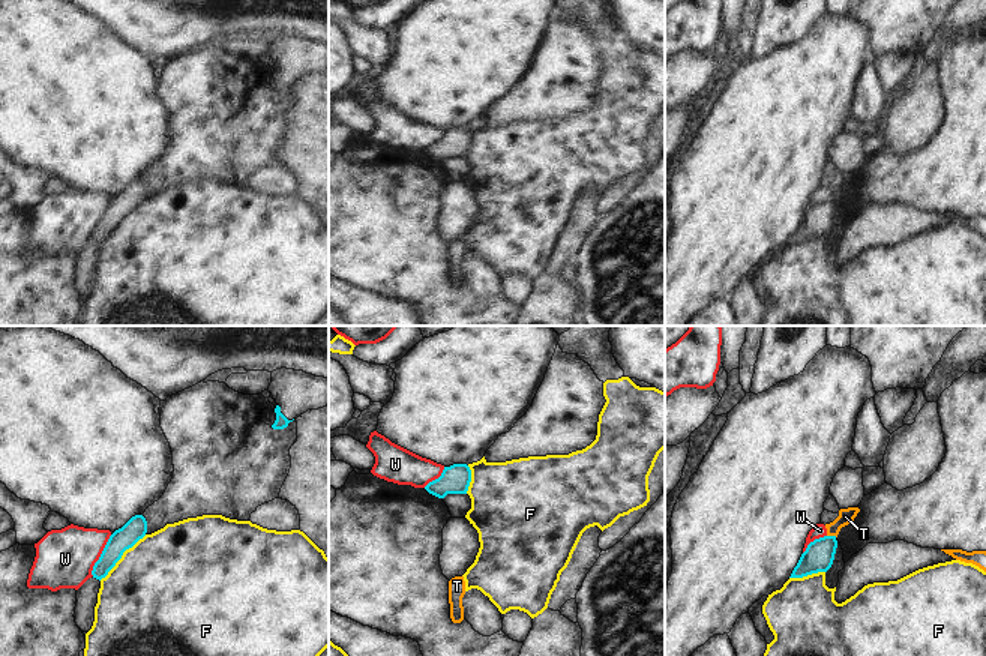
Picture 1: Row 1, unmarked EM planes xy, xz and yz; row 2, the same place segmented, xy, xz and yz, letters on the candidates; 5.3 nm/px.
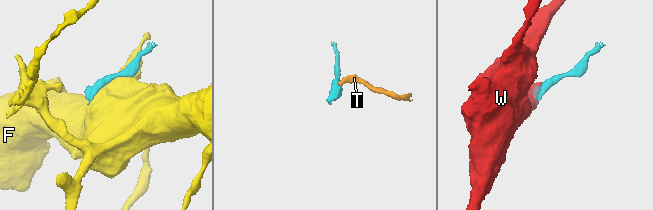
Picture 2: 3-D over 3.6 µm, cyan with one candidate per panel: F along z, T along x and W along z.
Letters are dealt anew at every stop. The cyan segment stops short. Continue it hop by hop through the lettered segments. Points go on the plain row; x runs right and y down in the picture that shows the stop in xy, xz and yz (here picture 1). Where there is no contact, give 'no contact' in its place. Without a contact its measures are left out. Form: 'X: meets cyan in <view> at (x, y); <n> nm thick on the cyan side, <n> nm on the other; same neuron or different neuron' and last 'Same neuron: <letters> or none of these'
F: meets cyan in xy at (122, 218); 120 nm thick on the cyan side, 500 nm on the other; different neuron
T: meets cyan in yz at (832, 200); 160 nm thick on the cyan side, 80 nm on the other; different neuron
W: meets cyan in xy at (101, 219); 120 nm thick on the cyan side, 320 nm on the other; different neuron
Same neuron: none of these

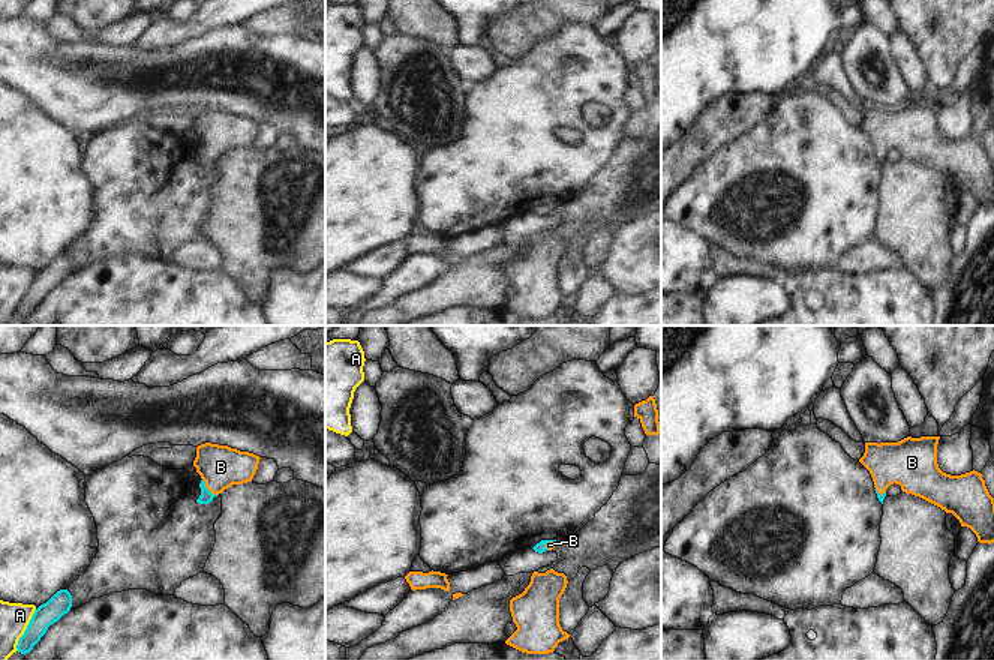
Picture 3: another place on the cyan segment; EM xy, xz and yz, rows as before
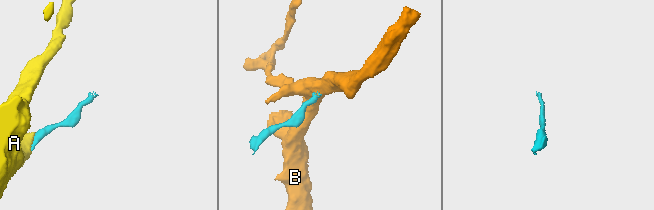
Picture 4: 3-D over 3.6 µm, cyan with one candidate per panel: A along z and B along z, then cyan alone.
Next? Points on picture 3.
A: meets cyan in xy at (26, 294); 120 nm thick on the cyan side, 160 nm on the other; different neuron
B: meets cyan in xy at (206, 152); 70 nm thick on the cyan side, 240 nm on the other; same neuron
Same neuron: B

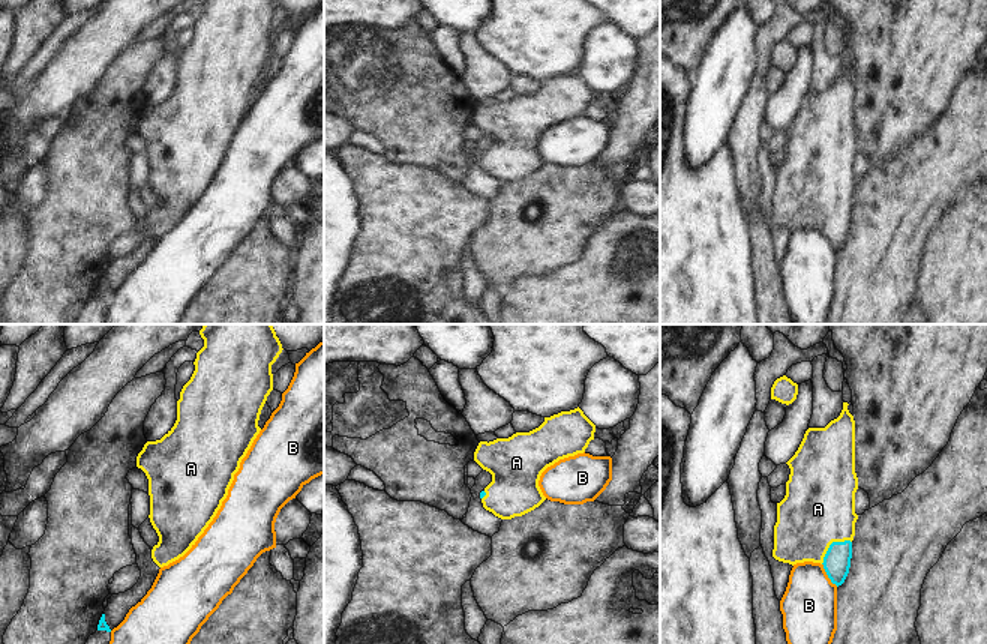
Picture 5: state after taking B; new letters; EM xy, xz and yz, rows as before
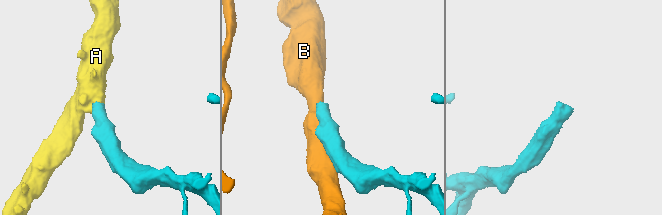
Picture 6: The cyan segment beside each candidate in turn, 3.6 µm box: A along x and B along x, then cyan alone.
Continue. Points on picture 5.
A: meets cyan in yz at (831, 207); 140 nm thick on the cyan side, 380 nm on the other; same neuron
B: meets cyan in yz at (827, 237); 140 nm thick on the cyan side, 300 nm on the other; different neuron
Same neuron: A

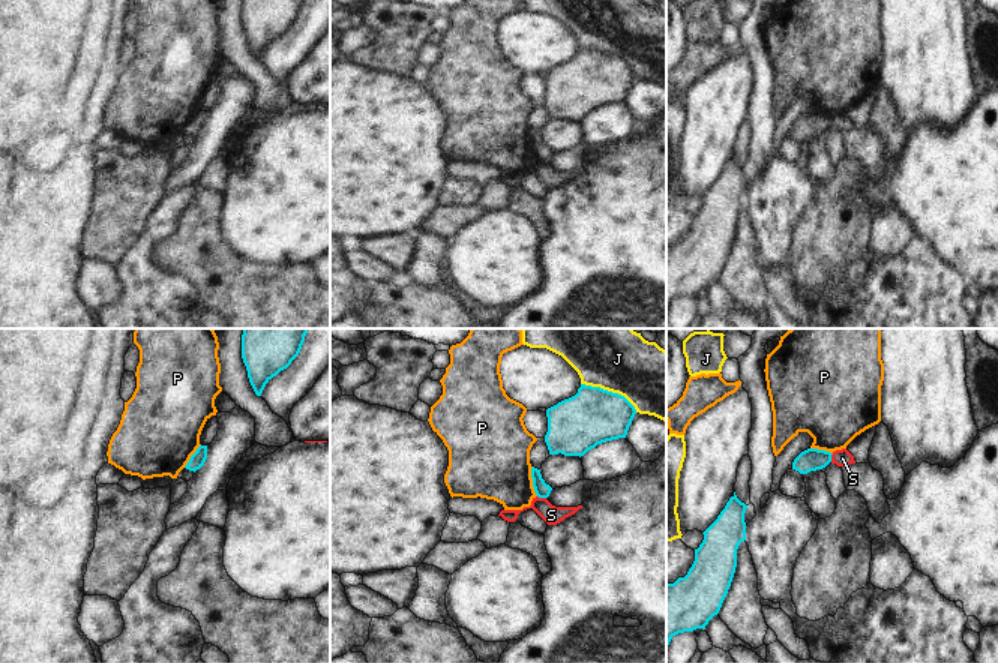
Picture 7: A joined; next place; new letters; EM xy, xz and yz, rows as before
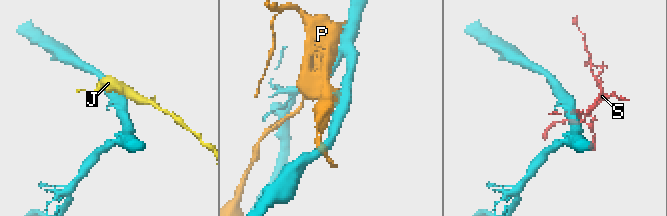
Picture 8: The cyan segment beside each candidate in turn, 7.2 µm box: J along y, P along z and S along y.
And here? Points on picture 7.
J: meets cyan in xz at (610, 56); 300 nm thick on the cyan side, 360 nm on the other; different neuron
P: meets cyan in xz at (533, 146); 80 nm thick on the cyan side, 400 nm on the other; different neuron
S: meets cyan in xz at (542, 161); 80 nm thick on the cyan side, 100 nm on the other; different neuron
Same neuron: none of these

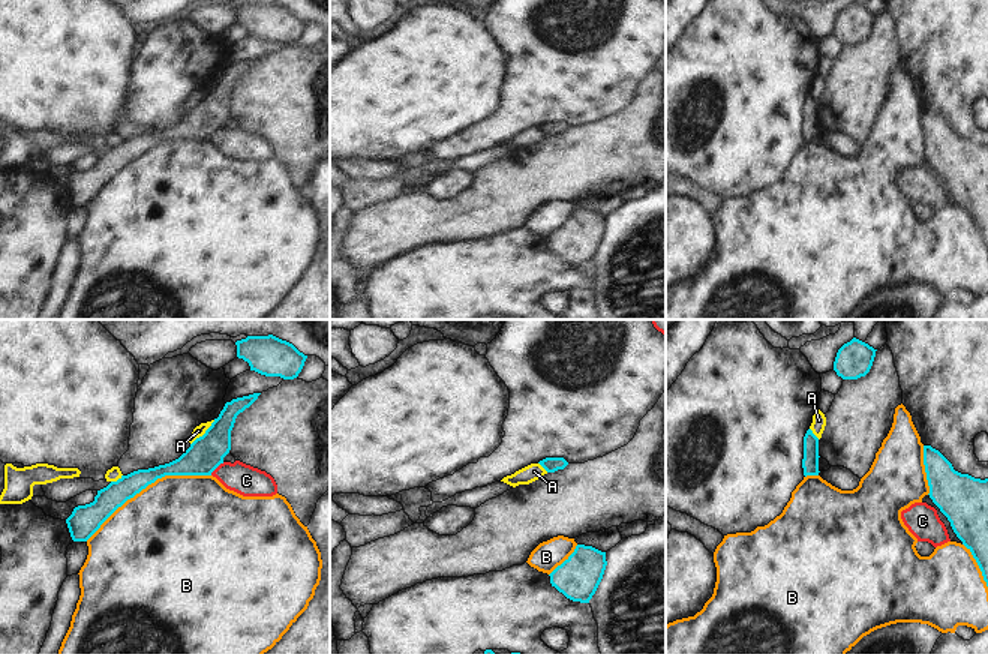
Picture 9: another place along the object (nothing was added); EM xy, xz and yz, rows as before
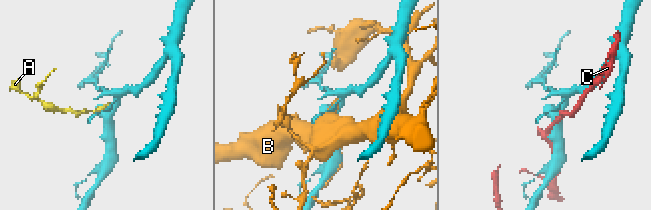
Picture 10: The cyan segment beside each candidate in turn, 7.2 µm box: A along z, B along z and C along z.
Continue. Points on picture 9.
A: meets cyan in xy at (204, 98); 190 nm thick on the cyan side, 60 nm on the other; different neuron
B: meets cyan in xy at (147, 149); 140 nm thick on the cyan side, 480 nm on the other; different neuron
C: meets cyan in xy at (216, 131); 190 nm thick on the cyan side, 160 nm on the other; different neuron
Same neuron: none of these

